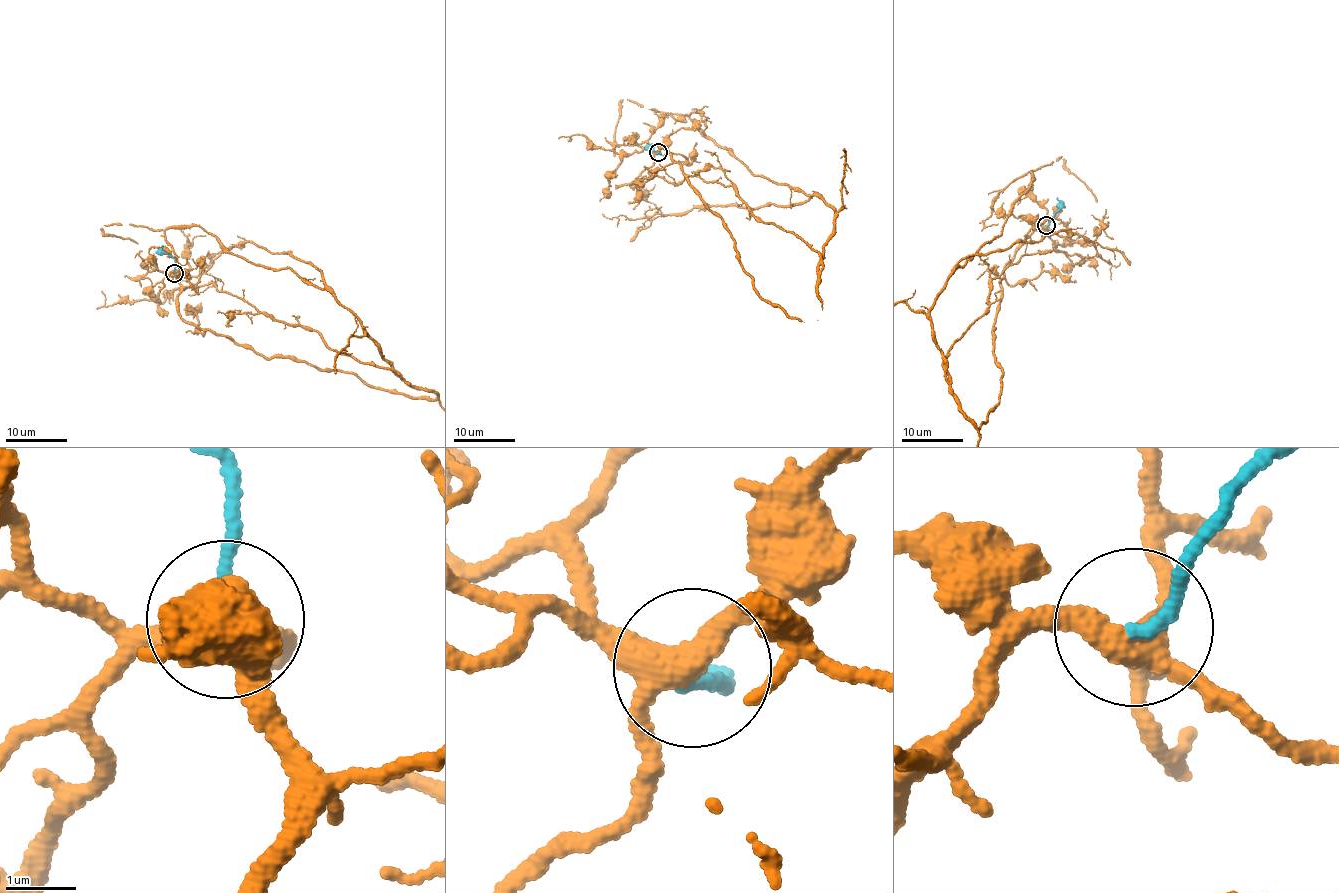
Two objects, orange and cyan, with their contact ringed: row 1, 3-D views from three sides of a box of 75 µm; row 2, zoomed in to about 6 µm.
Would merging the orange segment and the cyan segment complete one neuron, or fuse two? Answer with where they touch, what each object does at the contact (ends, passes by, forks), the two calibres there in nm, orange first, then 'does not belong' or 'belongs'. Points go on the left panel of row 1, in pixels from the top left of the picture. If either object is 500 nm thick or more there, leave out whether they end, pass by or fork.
place (174, 273); orange forks; cyan ends; calibres 320 and 180 nm; belongs

